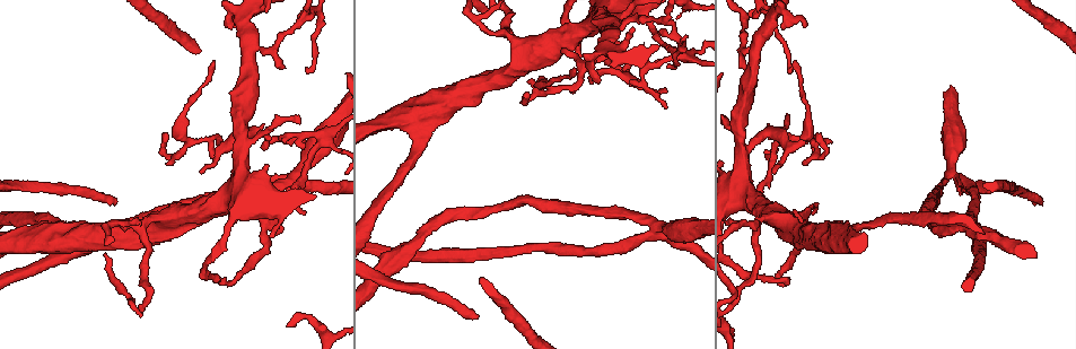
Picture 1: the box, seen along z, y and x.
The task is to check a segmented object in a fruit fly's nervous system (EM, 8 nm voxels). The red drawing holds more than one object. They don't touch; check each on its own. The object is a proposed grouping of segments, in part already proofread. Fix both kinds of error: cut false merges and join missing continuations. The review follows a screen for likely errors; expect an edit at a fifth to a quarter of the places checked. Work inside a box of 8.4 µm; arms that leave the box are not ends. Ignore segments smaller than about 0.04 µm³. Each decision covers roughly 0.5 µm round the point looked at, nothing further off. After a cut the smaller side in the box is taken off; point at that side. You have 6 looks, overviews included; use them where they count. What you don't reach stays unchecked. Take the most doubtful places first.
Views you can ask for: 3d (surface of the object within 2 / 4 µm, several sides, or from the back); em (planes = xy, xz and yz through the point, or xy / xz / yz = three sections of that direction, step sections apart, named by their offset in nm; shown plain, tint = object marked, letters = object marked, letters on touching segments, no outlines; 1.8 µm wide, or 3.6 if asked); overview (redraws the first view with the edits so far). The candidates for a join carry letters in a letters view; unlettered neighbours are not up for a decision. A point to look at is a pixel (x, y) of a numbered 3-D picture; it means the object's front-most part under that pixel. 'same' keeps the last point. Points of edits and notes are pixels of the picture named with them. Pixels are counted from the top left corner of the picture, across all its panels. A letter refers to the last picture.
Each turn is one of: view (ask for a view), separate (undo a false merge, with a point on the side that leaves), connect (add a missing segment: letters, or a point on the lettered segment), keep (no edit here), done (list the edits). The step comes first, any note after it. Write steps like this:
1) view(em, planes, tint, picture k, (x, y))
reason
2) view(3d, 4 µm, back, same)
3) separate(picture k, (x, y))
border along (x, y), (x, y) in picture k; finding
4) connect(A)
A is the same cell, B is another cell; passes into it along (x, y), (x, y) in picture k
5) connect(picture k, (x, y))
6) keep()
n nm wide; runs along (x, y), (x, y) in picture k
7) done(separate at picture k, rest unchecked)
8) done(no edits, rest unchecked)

view(em, planes, plain, picture 1, (654, 224))
four arms meet

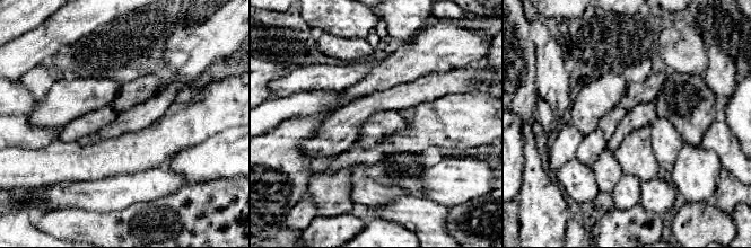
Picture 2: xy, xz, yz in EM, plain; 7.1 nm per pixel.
view(em, planes, tint, same)

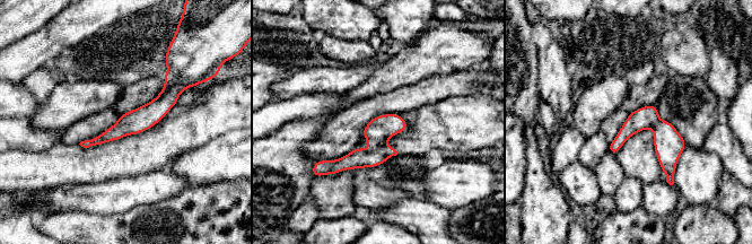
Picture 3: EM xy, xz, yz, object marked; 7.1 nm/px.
view(em, planes, letters, same)

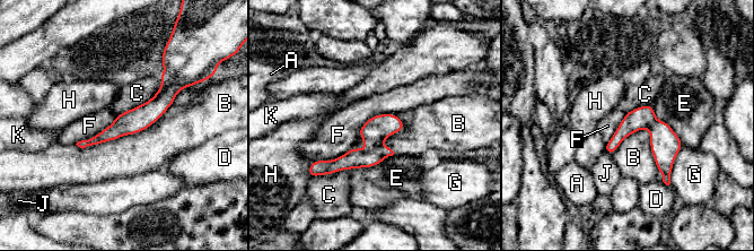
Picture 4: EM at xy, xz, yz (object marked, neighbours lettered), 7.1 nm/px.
separate(picture 4, (354, 158))
160 nm wide; B touches over 750 nm; A, B, C, D, E, F, G, H, J and K are other cells; a second cell is stuck on

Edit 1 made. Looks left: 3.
view(overview)

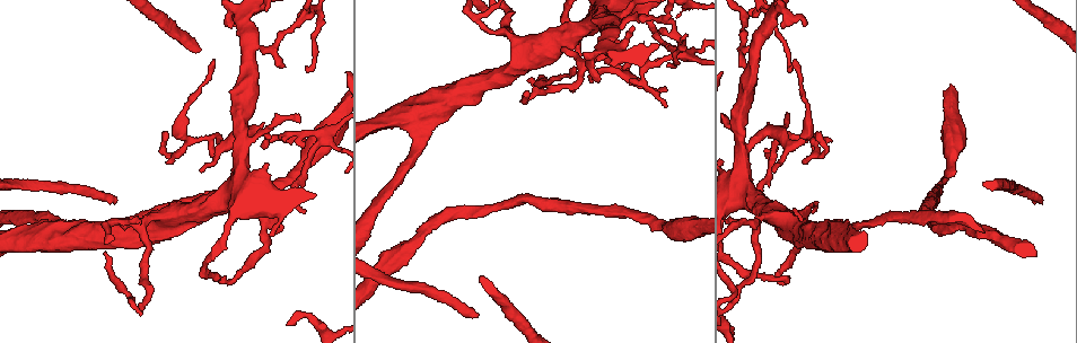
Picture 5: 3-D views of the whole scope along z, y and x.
view(em, planes, letters, picture 5, (739, 146))
thick turns thin

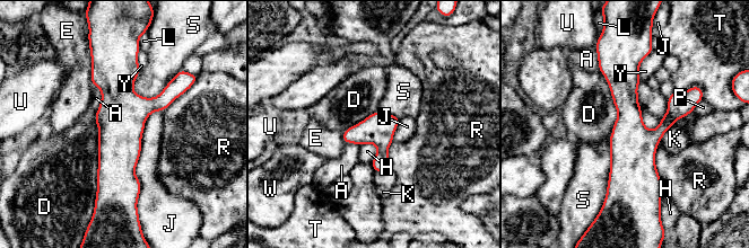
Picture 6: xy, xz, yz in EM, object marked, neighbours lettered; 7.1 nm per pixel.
keep()
A, D, E, H, J, K, L, P, R, S, T, U, W and Y are other cells; border along (97, 111), (97, 189), (94, 200) in picture 6; all the same cell

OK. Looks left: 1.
done(separate at picture 4, rest unchecked)

